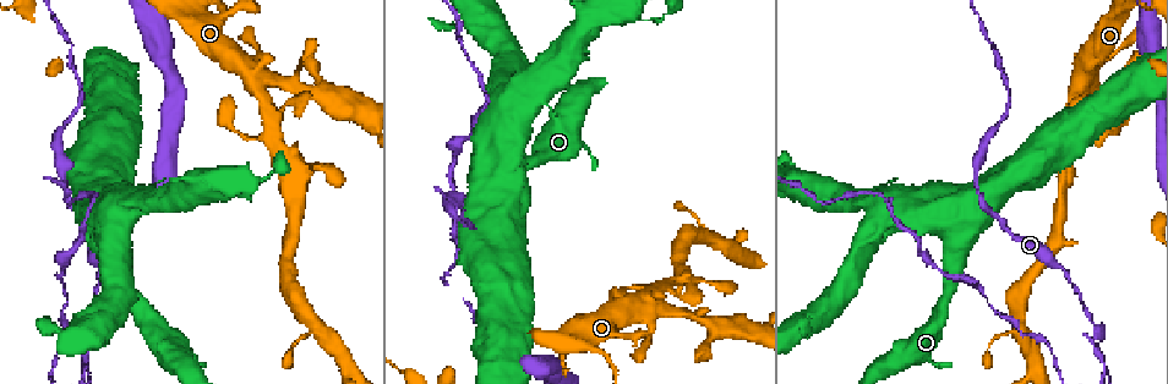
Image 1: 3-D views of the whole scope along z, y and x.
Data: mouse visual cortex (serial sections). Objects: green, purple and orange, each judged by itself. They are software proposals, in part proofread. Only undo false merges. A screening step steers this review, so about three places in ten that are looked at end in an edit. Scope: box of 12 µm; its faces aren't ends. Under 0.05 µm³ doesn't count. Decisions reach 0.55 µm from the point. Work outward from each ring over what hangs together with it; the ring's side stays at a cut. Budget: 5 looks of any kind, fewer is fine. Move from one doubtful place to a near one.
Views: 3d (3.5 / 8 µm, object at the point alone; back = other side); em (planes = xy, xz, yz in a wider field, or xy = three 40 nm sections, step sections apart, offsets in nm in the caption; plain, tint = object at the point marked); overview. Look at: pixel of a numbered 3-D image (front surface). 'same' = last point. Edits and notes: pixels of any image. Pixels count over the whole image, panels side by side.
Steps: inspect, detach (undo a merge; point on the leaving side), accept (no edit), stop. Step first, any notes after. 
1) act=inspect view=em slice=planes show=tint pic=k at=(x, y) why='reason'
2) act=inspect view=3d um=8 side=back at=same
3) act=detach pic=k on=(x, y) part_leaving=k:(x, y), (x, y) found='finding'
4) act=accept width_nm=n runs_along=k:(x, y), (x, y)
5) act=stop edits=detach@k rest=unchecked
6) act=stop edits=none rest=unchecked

act=inspect view=3d um=3.5 pic=1 at=(537, 93)

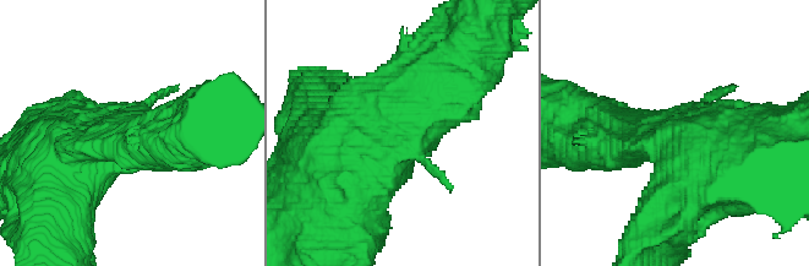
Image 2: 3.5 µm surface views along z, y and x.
act=inspect view=em slice=planes show=plain pic=2 at=(401, 130)

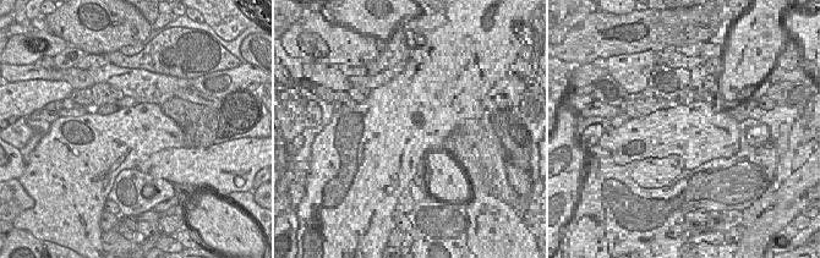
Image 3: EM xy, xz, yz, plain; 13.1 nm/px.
act=inspect view=em slice=planes show=tint at=same why='where the object lies'

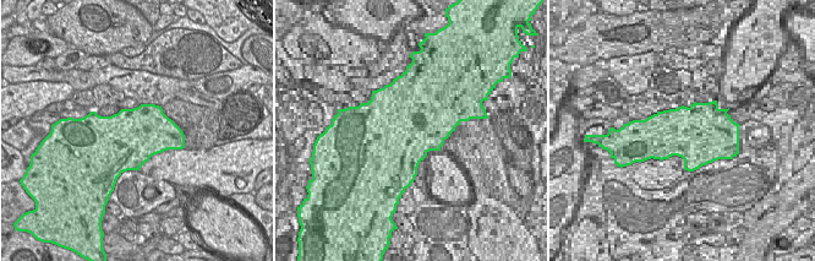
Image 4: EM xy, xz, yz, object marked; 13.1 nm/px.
act=accept runs_along=2:(328, 210), (333, 188), (438, 90) found='all the same cell'

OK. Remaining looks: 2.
act=inspect view=3d um=3.5 pic=1 at=(638, 15) why='sharp bend'

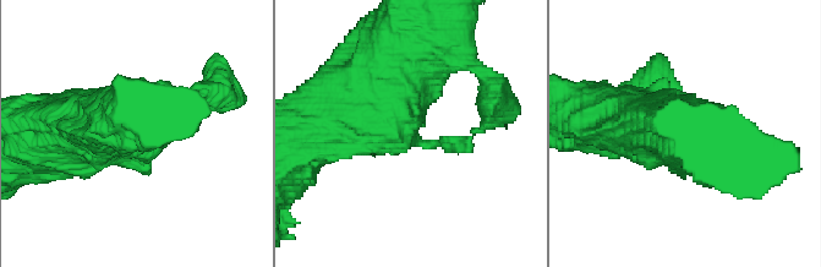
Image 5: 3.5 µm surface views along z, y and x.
act=inspect view=em slice=xy step=3 show=tint pic=5 at=(409, 131)

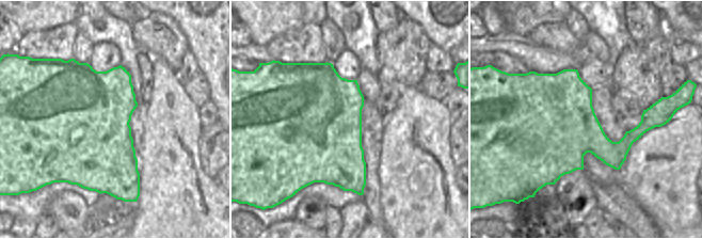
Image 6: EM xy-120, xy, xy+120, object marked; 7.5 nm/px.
act=accept width_nm=650 runs_along=5:(307, 132), (386, 113), (423, 145), (449, 145) found='continuous, no second cell'

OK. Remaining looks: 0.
act=stop edits=none rest=unchecked

